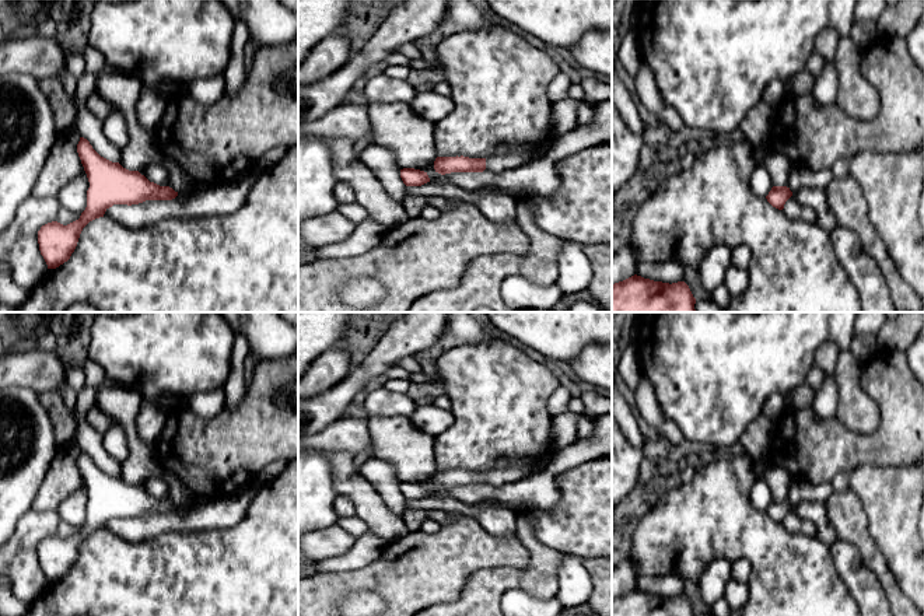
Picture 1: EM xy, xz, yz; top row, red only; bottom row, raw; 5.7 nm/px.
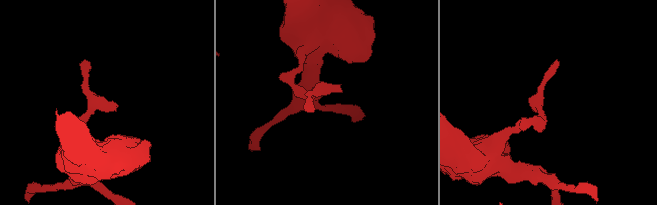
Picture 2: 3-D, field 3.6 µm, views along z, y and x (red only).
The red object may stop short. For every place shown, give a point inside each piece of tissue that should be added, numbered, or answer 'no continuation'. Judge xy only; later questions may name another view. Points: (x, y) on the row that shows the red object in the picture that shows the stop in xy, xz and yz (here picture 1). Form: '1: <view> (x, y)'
1: xy (182, 196)

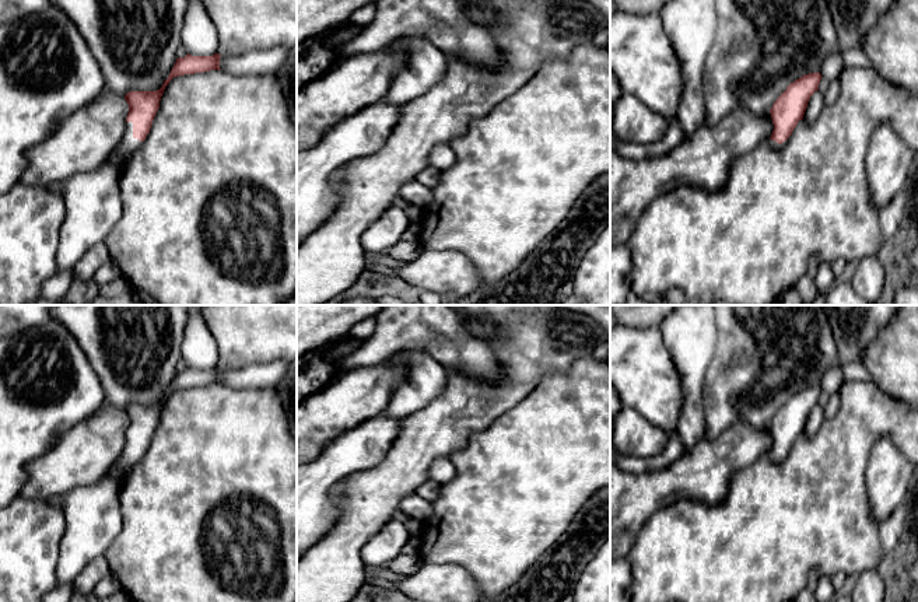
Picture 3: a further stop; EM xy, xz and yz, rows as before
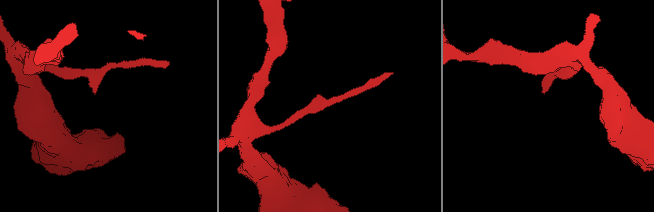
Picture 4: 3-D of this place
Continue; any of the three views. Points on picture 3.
1: xy (129, 144)

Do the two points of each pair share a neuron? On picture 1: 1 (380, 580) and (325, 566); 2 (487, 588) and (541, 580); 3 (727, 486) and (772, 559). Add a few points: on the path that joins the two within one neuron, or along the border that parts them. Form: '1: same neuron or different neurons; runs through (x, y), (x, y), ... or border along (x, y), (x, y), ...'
1: different neurons; border along (374, 559), (364, 566), (350, 570), (317, 573)
2: same neuron; runs through (500, 580), (528, 580)
3: same neuron; runs through (727, 504), (727, 511), (756, 541)

